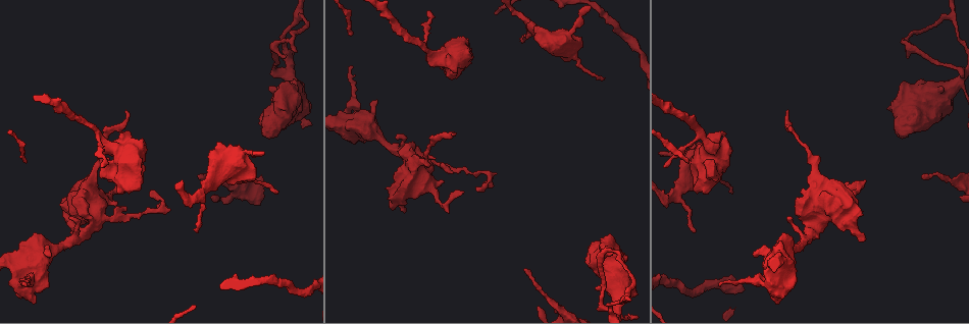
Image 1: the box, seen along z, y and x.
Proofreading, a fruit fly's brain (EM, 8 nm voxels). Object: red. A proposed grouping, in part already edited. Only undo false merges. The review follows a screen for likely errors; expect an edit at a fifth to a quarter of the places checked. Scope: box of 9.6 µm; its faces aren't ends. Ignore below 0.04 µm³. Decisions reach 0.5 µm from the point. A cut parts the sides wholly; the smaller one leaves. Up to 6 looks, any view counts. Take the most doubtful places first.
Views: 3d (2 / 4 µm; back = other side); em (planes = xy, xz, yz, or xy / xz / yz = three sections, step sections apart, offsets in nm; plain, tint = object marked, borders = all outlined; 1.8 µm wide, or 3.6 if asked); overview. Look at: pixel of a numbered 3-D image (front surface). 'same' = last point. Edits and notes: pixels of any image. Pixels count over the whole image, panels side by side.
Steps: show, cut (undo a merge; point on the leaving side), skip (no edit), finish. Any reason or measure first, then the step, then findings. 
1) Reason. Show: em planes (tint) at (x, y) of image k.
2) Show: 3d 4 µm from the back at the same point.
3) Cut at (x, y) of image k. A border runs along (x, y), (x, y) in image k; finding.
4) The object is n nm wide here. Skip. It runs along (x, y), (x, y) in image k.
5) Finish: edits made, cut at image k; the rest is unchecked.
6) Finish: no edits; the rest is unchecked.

Sudden change in width. Show: em 3.6 µm xy step 4 (tint) at (443, 61) of image 1.

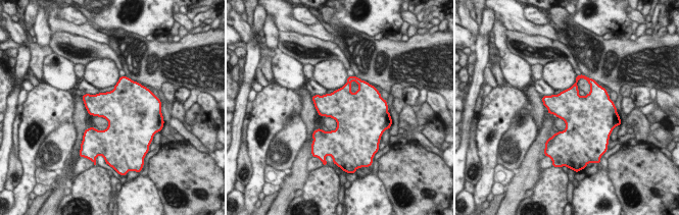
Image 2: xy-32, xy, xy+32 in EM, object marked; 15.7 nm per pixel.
Cut it another way. Show: em 3.6 µm planes (tint) at the same point.

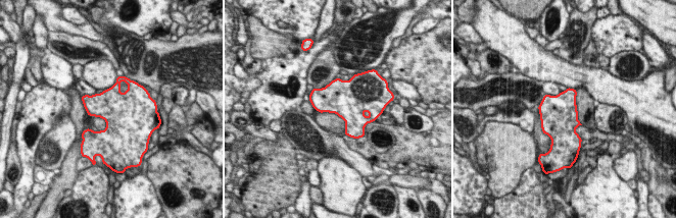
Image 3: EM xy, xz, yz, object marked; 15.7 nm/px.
Skip. Continuous, no second neuron.

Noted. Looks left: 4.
Thick turns thin. Show: 3d 4 µm at (363, 124) of image 1.

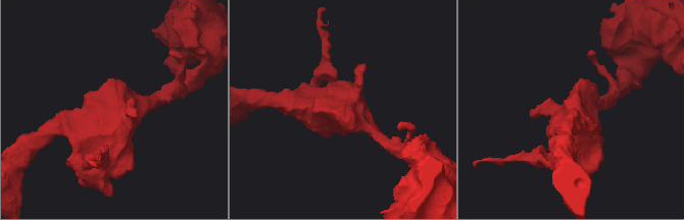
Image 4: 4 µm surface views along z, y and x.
Show: em 3.6 µm yz step 16 (tint) at (109, 118) of image 4.

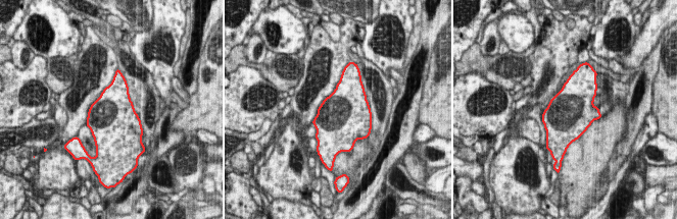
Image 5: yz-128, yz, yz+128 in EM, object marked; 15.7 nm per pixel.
Show: em 3.6 µm planes (tint) at the same point.

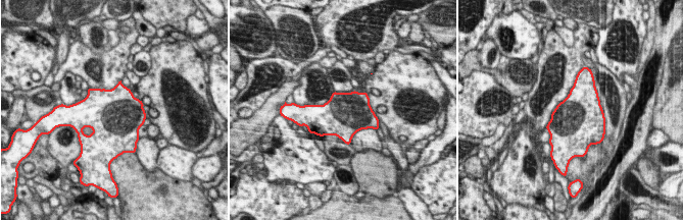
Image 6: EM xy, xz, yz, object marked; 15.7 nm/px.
Skip. Continuous, no second neuron.

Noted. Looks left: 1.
Calibre changes. Show: em 3.6 µm yz step 16 (tint) at (89, 186) of image 1.

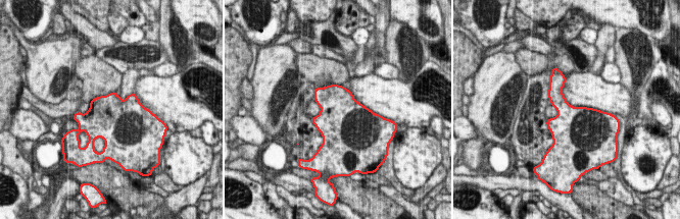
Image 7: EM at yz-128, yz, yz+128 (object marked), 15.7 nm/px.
Skip. One neuron here.

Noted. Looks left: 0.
Finish: no edits; the rest is unchecked.

